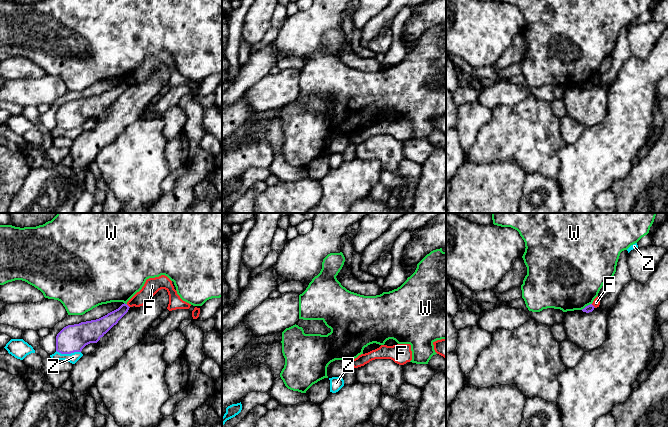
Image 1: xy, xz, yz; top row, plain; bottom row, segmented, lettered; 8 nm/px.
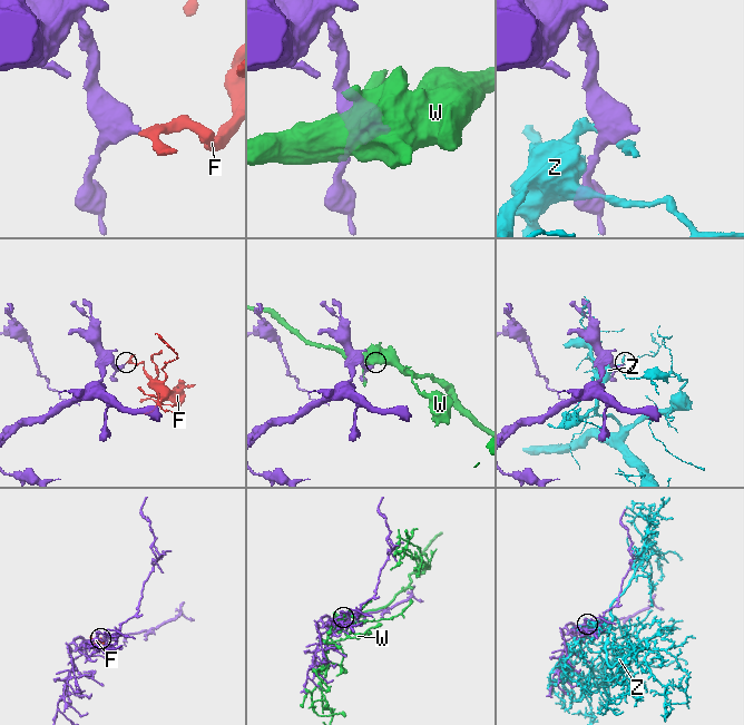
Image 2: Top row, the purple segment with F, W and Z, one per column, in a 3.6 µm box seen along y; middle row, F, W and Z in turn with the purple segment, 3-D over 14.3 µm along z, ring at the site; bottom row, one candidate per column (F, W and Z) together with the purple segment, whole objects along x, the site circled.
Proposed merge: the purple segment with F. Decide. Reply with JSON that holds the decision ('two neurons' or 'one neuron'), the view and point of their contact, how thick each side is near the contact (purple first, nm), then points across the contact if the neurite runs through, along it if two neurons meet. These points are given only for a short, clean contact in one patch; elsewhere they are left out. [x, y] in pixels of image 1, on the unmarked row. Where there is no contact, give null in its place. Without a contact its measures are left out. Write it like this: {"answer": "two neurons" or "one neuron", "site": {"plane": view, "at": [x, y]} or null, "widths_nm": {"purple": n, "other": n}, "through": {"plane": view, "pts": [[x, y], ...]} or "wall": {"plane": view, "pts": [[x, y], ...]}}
{"answer": "two neurons", "site": {"plane": "yz", "at": [592, 81]}, "widths_nm": {"purple": 60, "other": 60}, "wall": {"plane": "yz", "pts": [[591, 80], [595, 83]]}}

